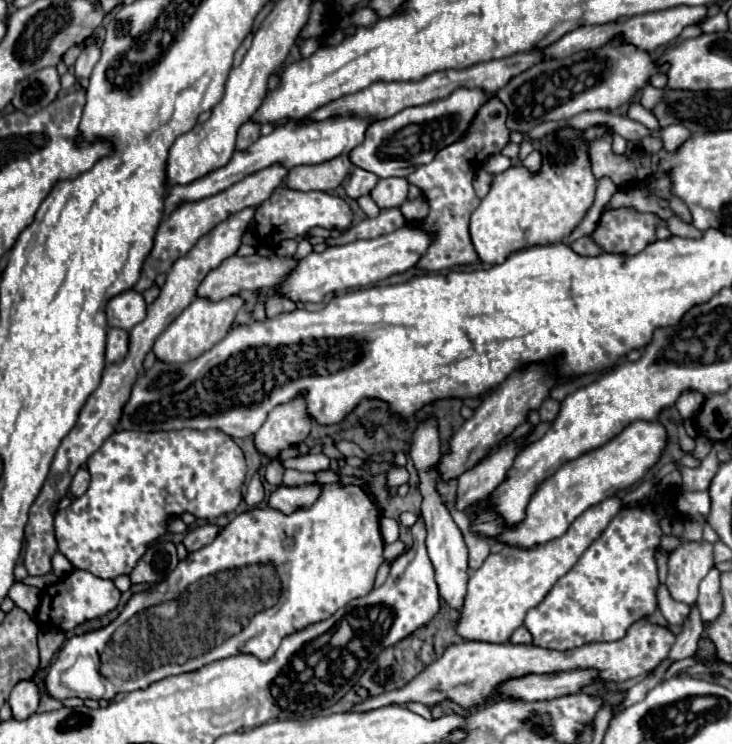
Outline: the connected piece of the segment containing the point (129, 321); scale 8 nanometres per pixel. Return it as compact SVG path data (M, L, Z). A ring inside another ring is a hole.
M128 289L108 301L106 317L110 327L120 327L130 331L146 317L146 301L138 291Z

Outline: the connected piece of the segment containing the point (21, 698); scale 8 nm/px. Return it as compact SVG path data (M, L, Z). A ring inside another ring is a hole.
M32 679L18 681L8 699L14 719L28 719L30 715L34 715L38 709L38 701L40 701L40 689Z

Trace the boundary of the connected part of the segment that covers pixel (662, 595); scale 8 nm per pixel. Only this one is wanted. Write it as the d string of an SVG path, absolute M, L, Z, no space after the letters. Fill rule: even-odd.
M658 585L656 589L656 599L658 599L658 609L662 611L662 615L666 617L666 621L670 625L682 625L684 619L688 617L690 613L690 607L680 603L680 601L674 601L666 589L666 585Z

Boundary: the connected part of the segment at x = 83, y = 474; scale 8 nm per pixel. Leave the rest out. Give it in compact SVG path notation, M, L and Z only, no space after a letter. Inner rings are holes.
M80 467L80 469L76 471L76 475L74 475L74 479L72 479L70 491L72 491L74 497L80 497L80 495L86 493L88 485L90 485L90 473L88 473L84 467Z

